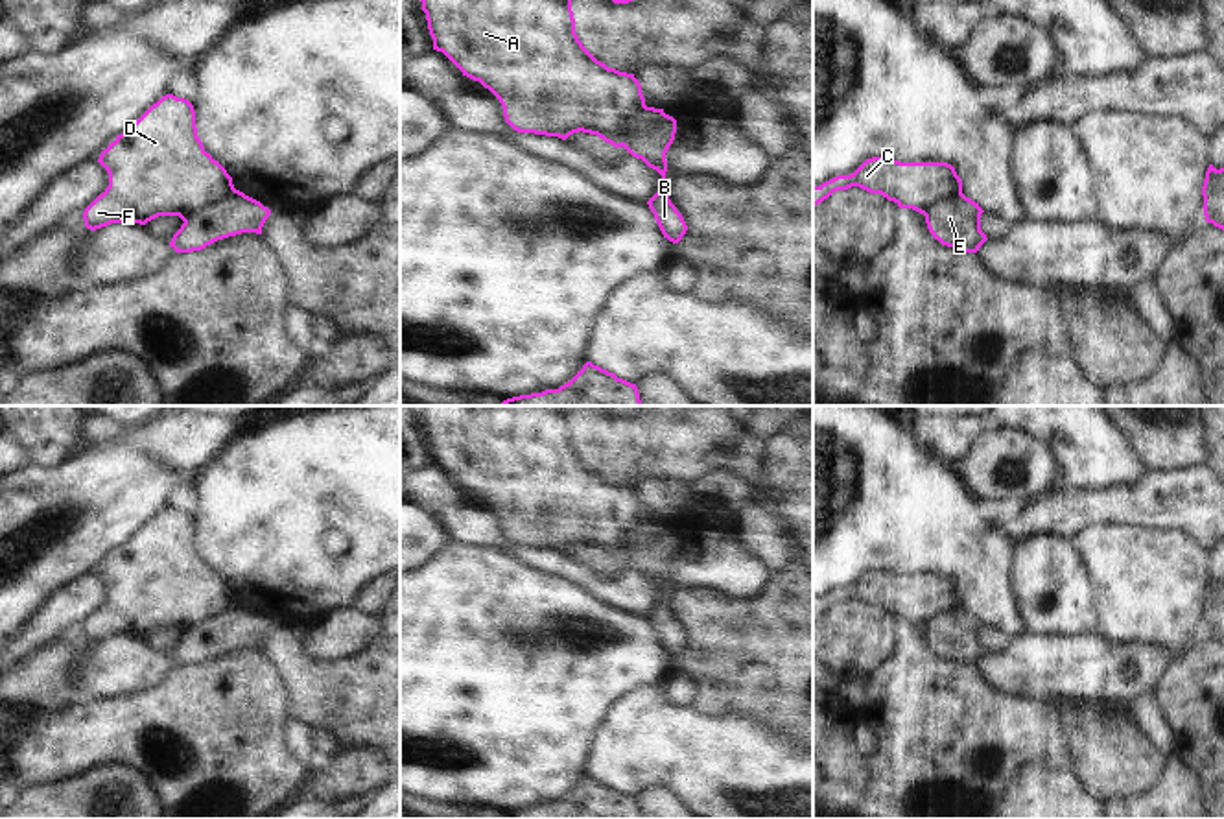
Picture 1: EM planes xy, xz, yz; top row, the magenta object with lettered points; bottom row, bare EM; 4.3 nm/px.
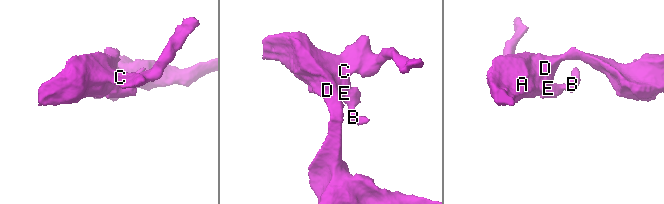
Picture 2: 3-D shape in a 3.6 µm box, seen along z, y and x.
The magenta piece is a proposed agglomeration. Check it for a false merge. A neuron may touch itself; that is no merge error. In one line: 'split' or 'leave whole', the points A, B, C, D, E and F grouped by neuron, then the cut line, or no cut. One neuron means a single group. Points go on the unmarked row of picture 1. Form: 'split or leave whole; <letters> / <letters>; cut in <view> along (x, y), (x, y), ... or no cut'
split; A C D F / B E; cut in xy along (236, 604), (185, 635)

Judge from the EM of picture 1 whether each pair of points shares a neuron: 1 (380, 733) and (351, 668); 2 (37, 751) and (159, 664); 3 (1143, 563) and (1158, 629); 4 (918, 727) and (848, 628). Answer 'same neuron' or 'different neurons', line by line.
1: same neuron
2: different neurons
3: same neuron
4: different neurons

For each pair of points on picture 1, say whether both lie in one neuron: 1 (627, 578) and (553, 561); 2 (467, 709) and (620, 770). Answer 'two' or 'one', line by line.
1: one
2: two

